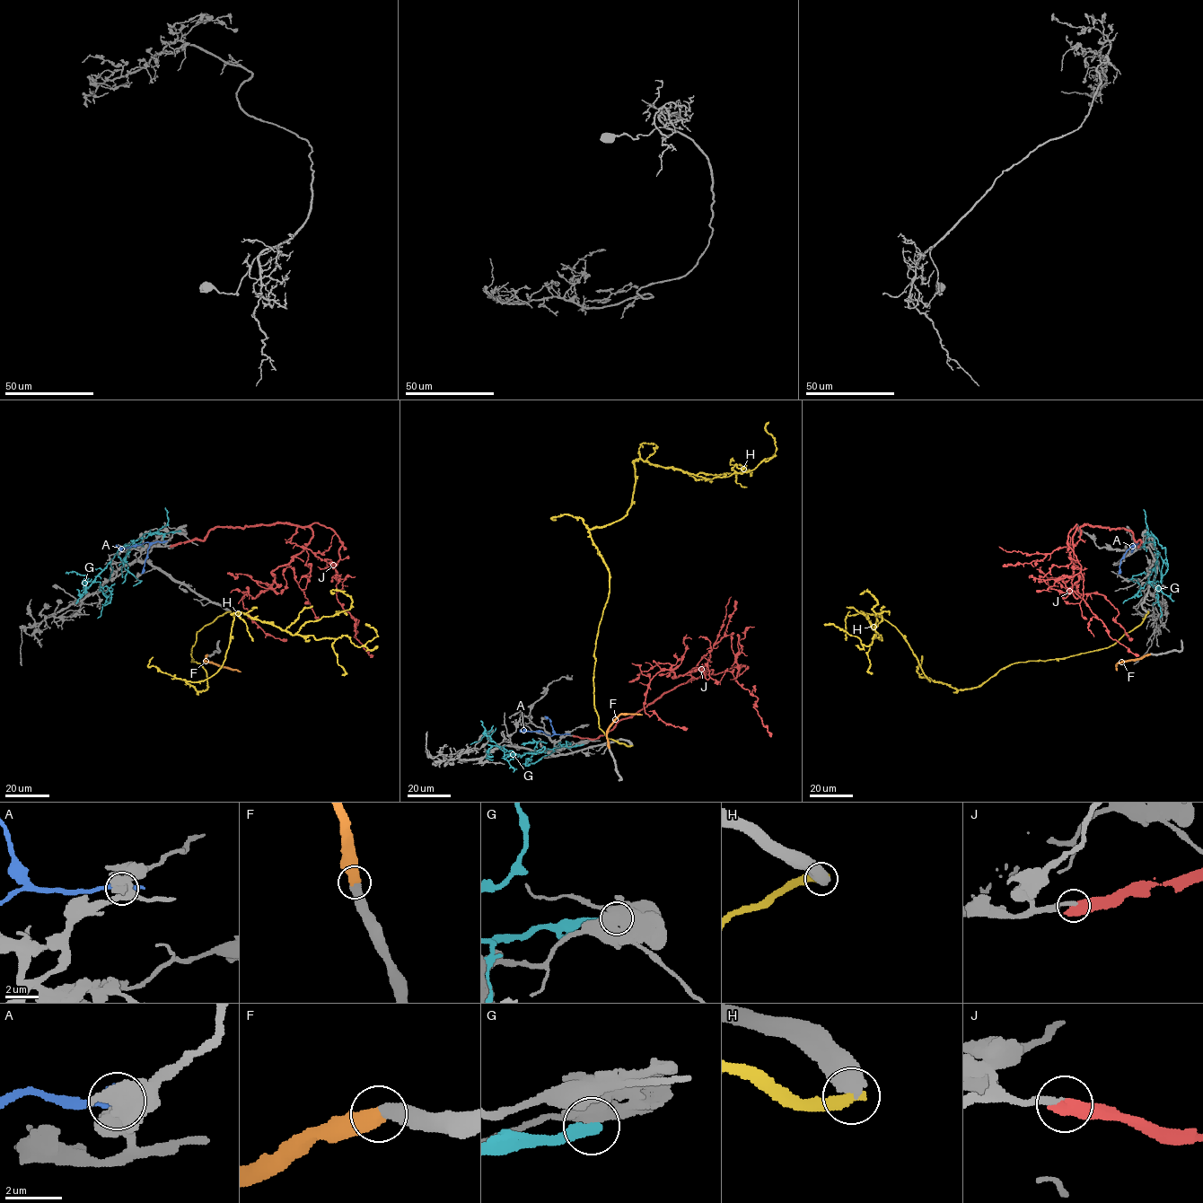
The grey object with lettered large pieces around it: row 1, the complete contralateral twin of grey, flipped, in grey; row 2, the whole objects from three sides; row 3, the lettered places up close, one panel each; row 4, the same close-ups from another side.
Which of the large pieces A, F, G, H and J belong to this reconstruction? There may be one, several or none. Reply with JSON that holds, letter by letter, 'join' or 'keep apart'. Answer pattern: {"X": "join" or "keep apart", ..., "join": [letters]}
{"A": "keep apart", "F": "join", "G": "keep apart", "H": "keep apart", "J": "keep apart", "join": ["F"]}

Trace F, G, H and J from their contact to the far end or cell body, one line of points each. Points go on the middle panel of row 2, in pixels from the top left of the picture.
F: (609, 748), (608, 729), (614, 721), (620, 715), (642, 715)
G: (583, 744), (514, 755), (490, 738), (490, 730), (479, 741), (470, 744)
H: (631, 745), (594, 706), (609, 574), (589, 531), (627, 513), (636, 461), (744, 472), (774, 453), (768, 422)
J: (574, 736), (603, 736), (713, 671), (672, 677), (661, 670), (650, 681), (645, 711), (687, 729)

